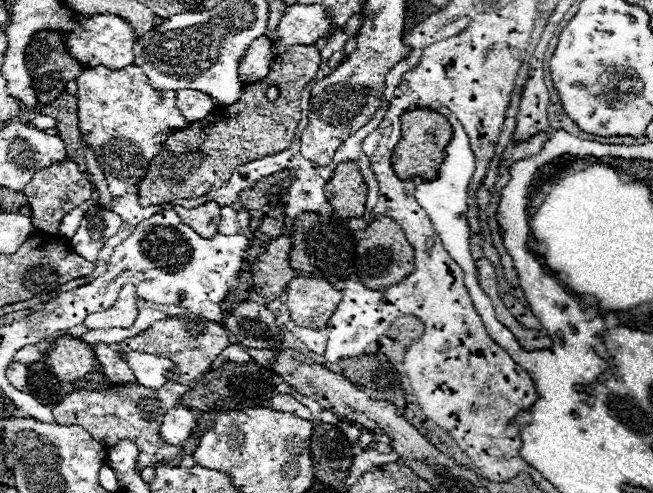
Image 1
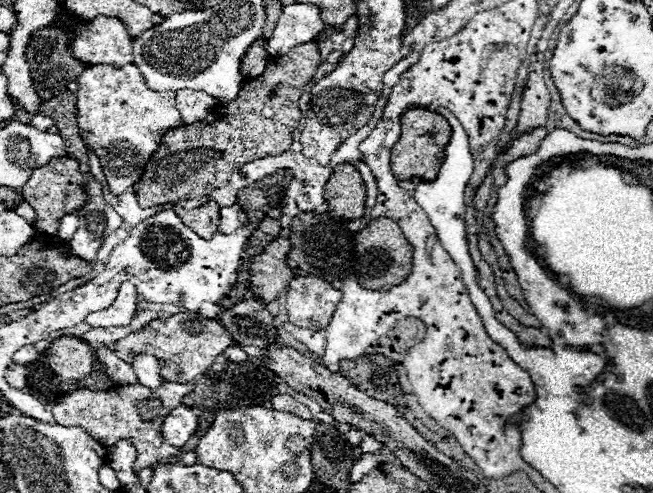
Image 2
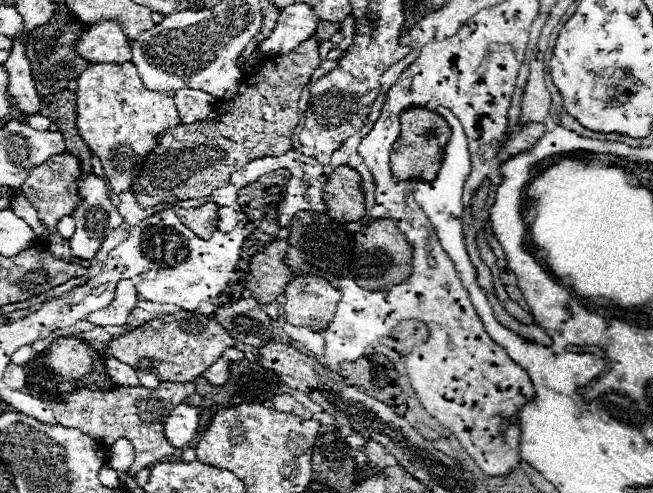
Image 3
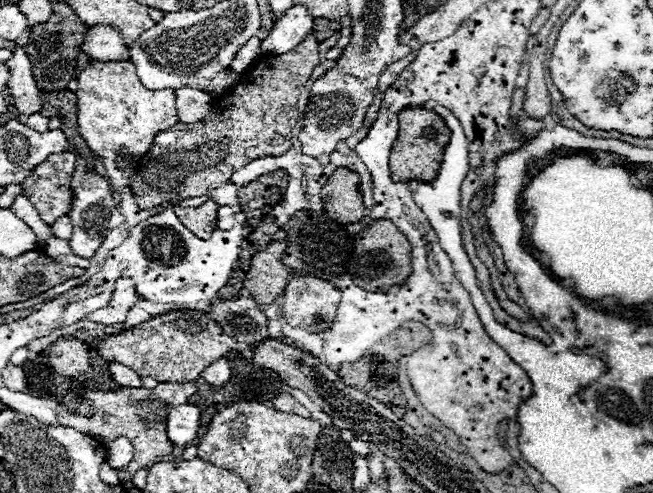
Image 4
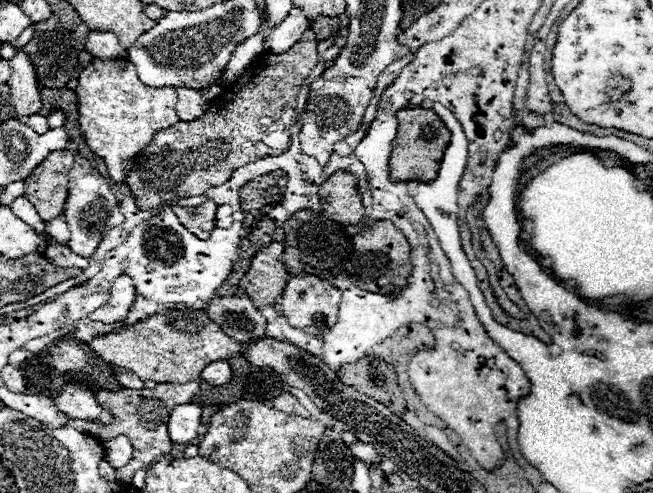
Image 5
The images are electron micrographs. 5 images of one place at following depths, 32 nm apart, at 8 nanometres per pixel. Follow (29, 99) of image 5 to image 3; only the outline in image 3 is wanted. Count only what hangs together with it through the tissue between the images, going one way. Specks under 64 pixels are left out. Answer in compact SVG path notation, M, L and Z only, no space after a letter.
M16 36L12 42L12 52L10 58L4 62L4 66L8 68L8 76L10 76L10 84L8 84L8 92L10 96L16 100L16 108L22 114L36 114L40 112L40 96L34 84L34 78L30 74L30 64L26 58L26 46L18 40L20 36Z

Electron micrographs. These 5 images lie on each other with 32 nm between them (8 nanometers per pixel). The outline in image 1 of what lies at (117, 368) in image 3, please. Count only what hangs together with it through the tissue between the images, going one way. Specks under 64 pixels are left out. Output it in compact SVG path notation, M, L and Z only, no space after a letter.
M98 344L94 348L94 352L96 352L96 358L102 364L104 372L110 374L112 382L116 382L116 384L134 384L136 382L136 376L132 374L130 366L124 360L120 360L116 350L112 350L108 344Z

